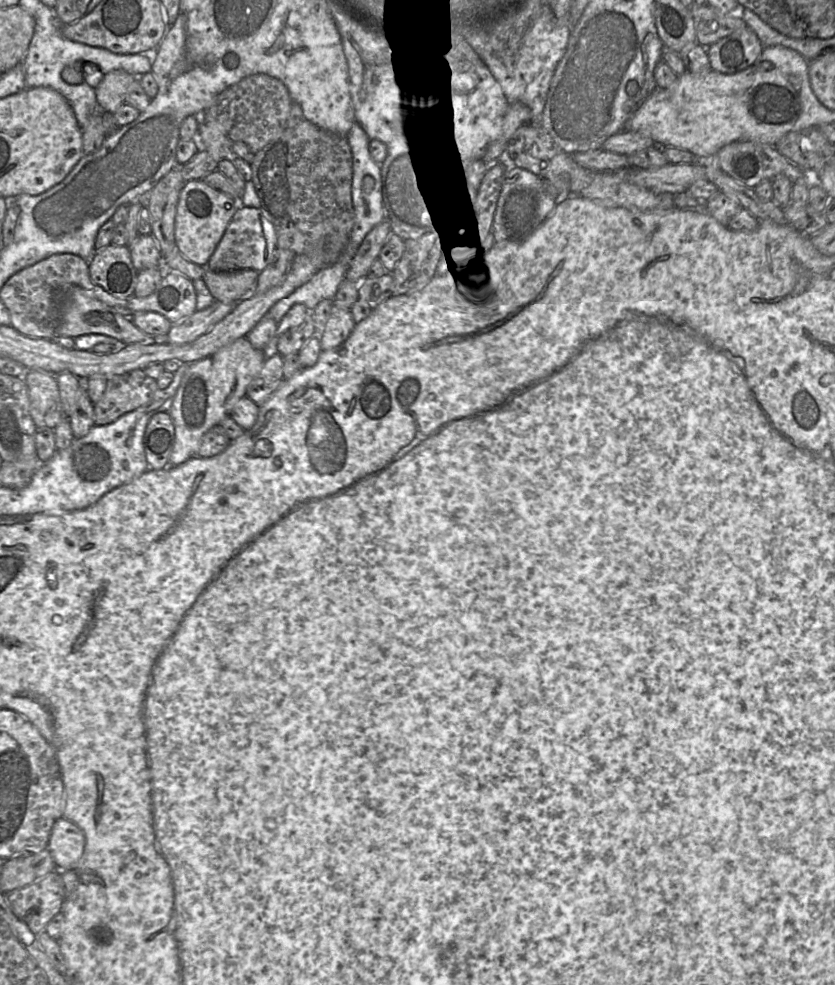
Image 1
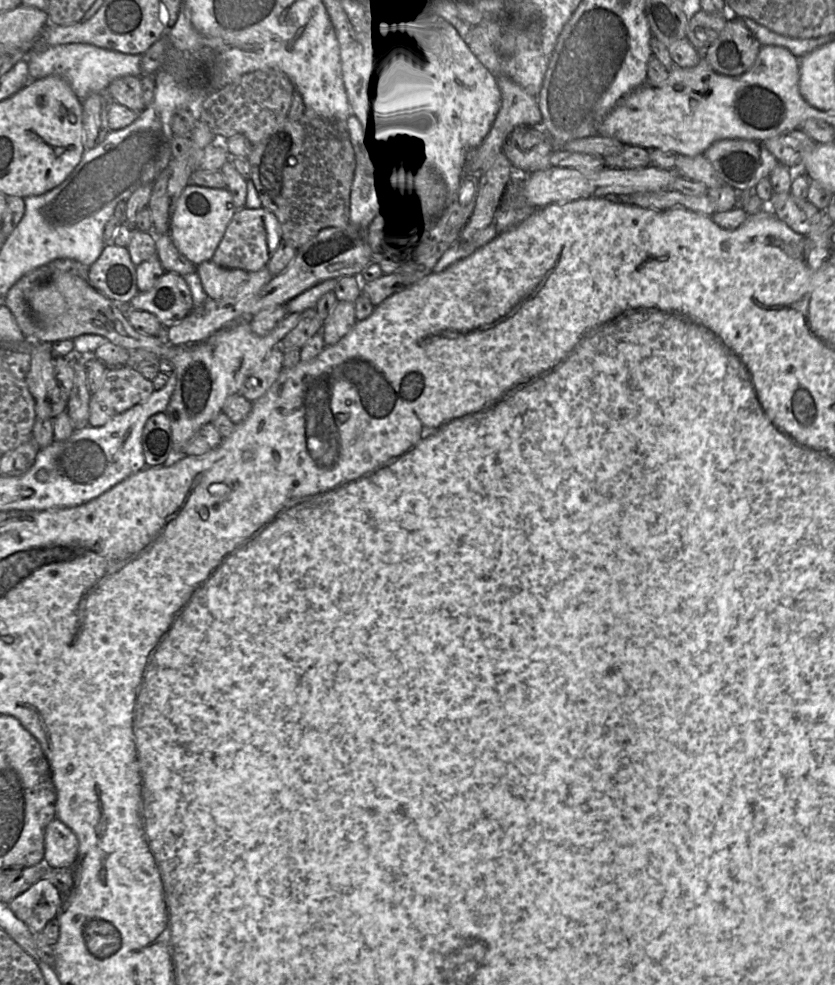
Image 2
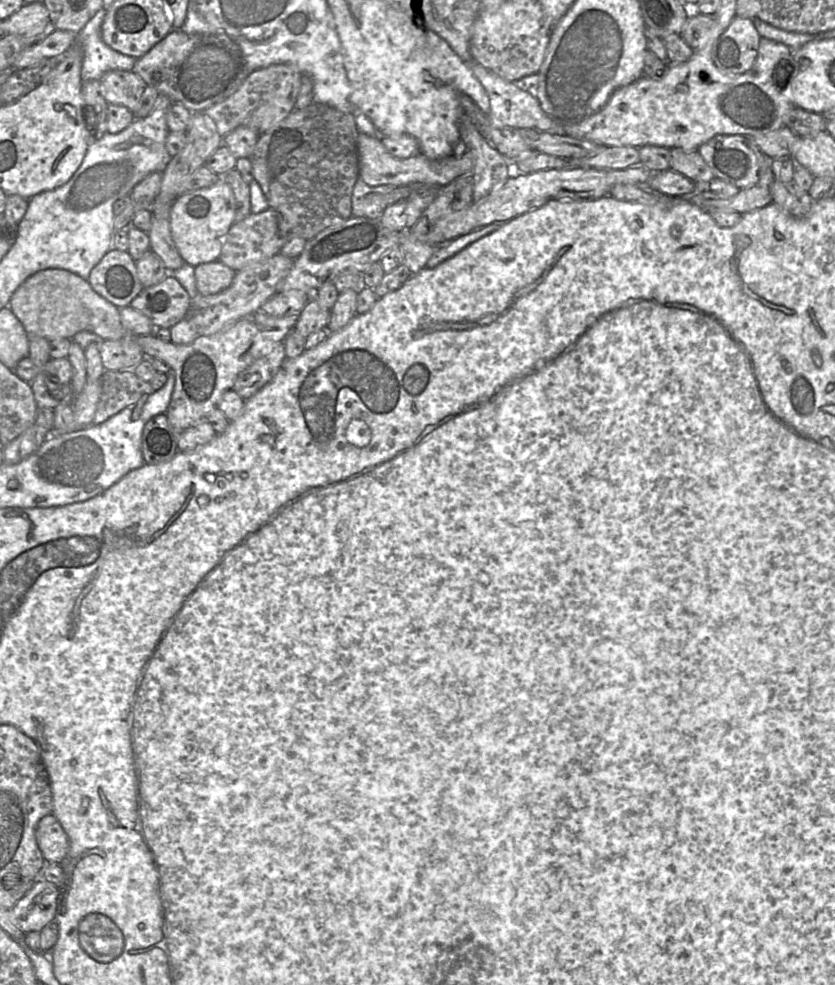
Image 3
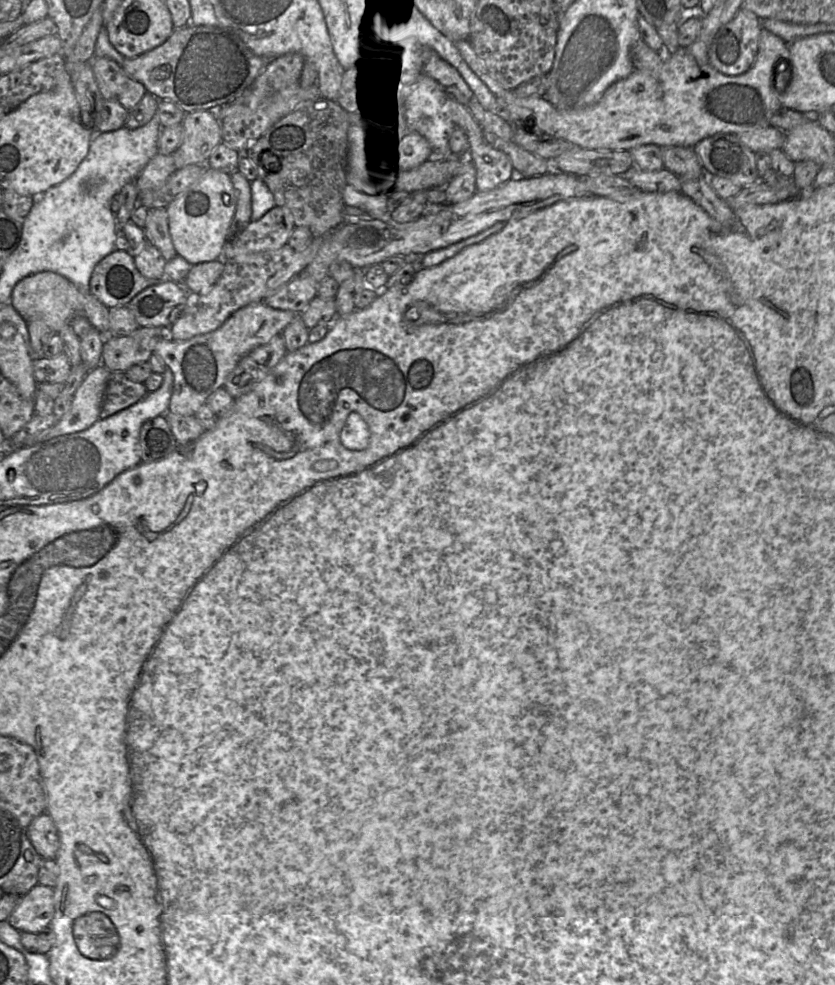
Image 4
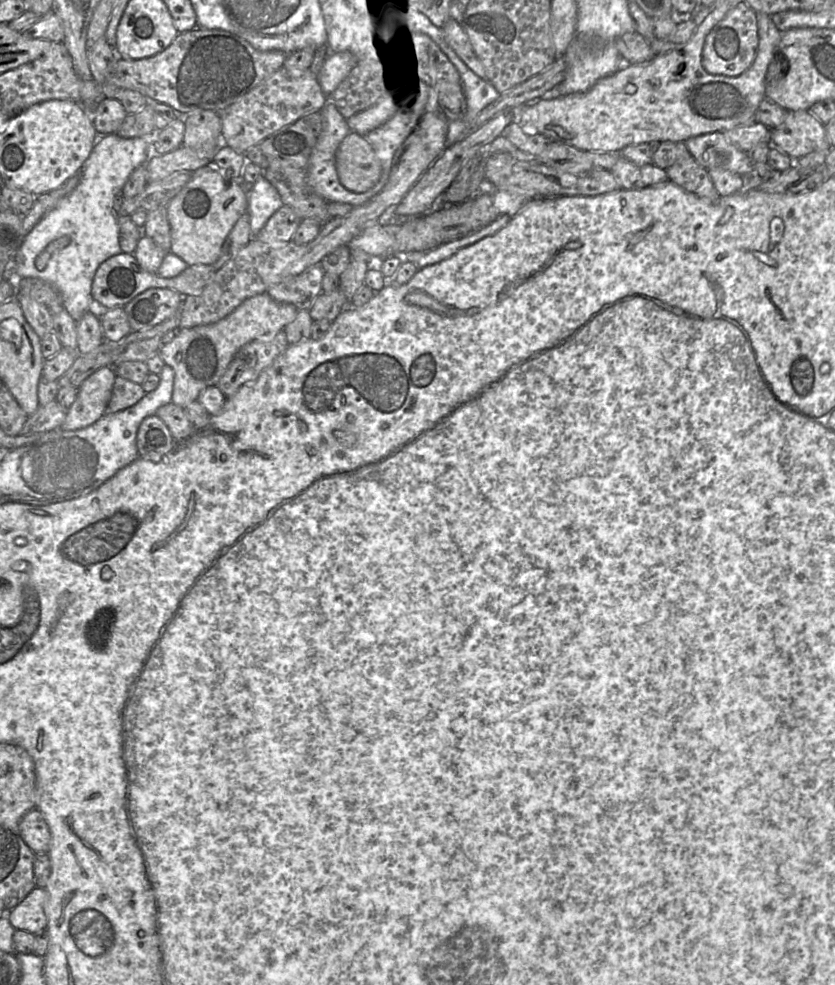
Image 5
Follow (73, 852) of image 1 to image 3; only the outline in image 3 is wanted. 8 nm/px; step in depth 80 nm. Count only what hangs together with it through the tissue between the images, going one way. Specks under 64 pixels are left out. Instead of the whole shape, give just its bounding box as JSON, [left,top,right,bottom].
[35,814,69,863]

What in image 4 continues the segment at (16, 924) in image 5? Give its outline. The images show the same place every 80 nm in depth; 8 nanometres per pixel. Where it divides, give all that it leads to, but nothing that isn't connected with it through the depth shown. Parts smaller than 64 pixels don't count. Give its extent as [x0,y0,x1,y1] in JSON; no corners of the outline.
[8,884,54,934]

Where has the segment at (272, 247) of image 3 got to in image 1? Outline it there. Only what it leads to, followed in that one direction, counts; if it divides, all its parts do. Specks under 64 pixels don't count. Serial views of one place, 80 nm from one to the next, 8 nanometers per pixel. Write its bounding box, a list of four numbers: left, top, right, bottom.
[206,206,276,273]

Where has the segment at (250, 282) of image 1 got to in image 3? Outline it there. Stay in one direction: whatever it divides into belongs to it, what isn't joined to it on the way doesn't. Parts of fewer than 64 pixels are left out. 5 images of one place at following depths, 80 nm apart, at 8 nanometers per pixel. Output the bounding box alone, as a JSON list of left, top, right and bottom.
[194,262,236,296]

